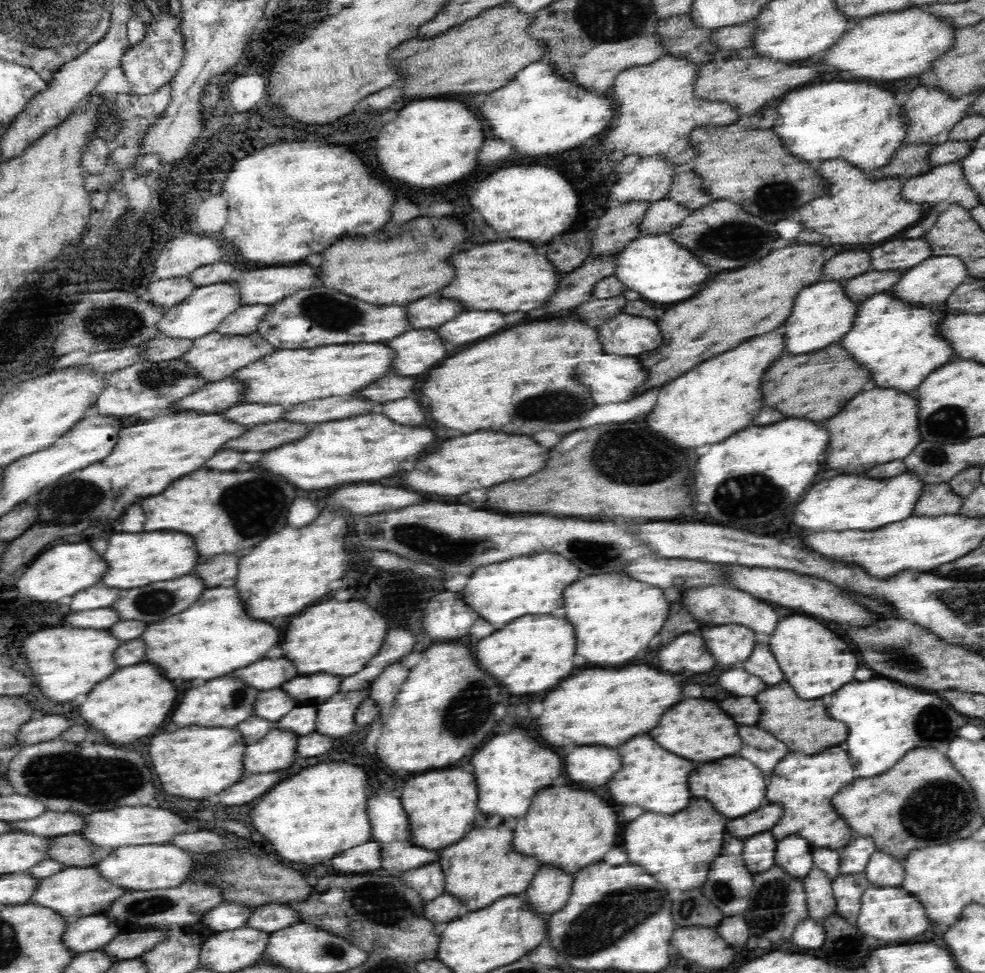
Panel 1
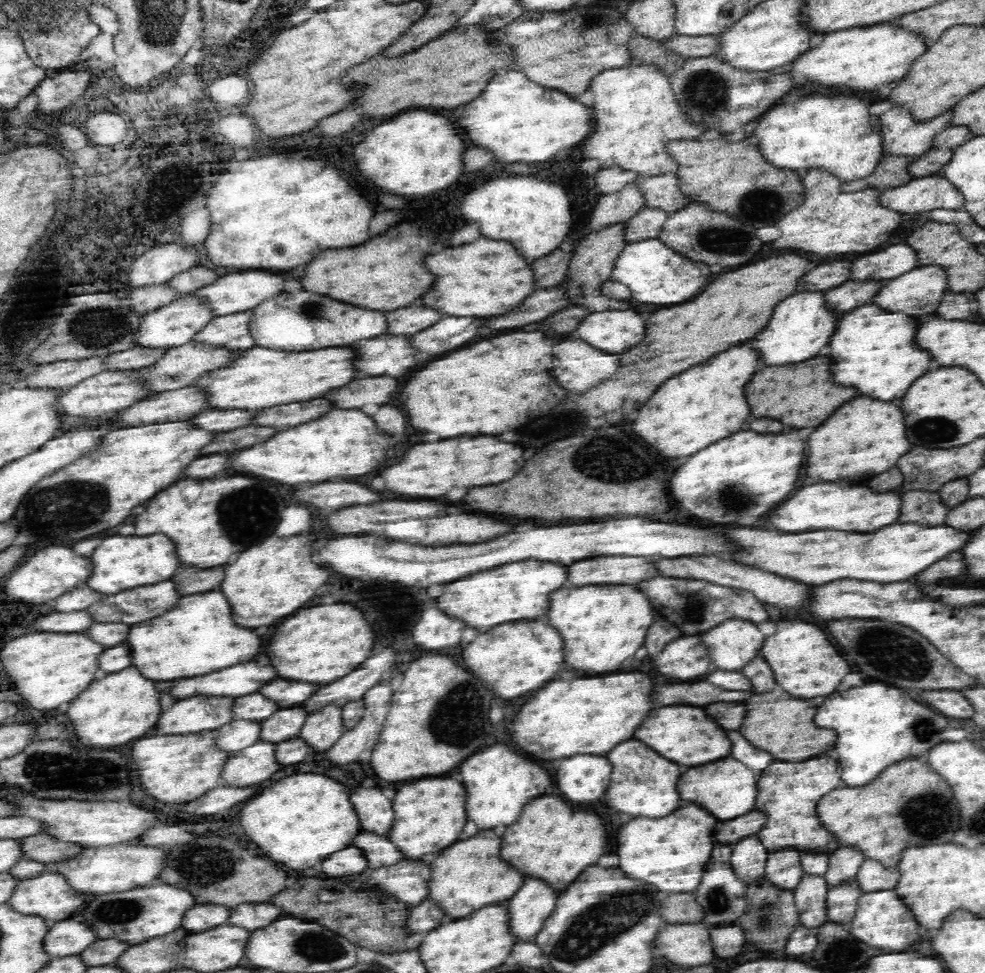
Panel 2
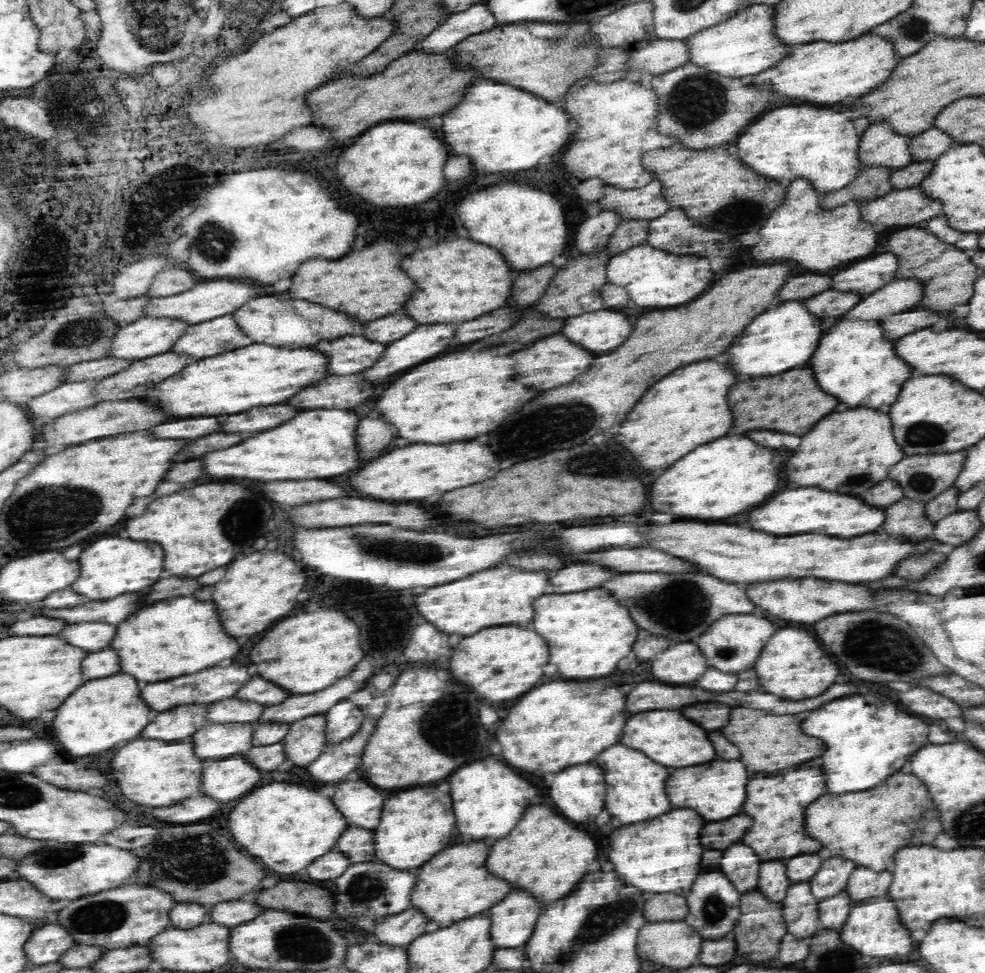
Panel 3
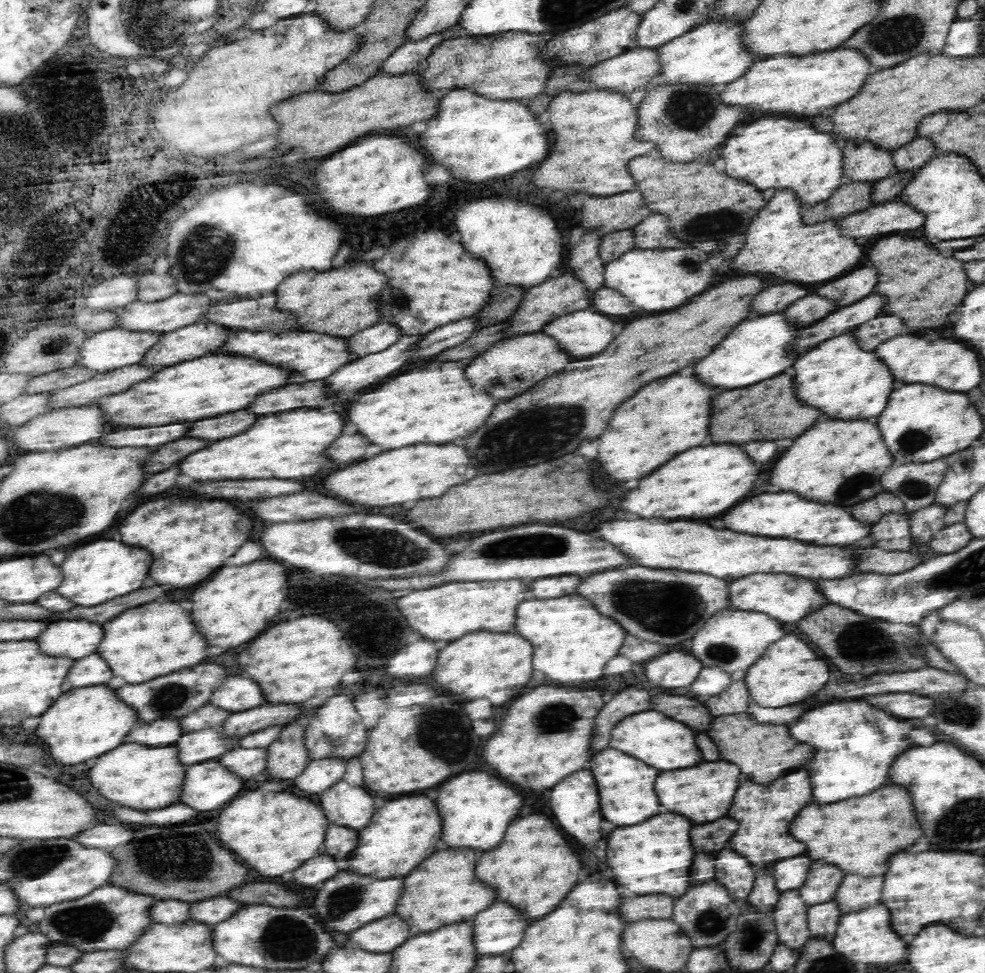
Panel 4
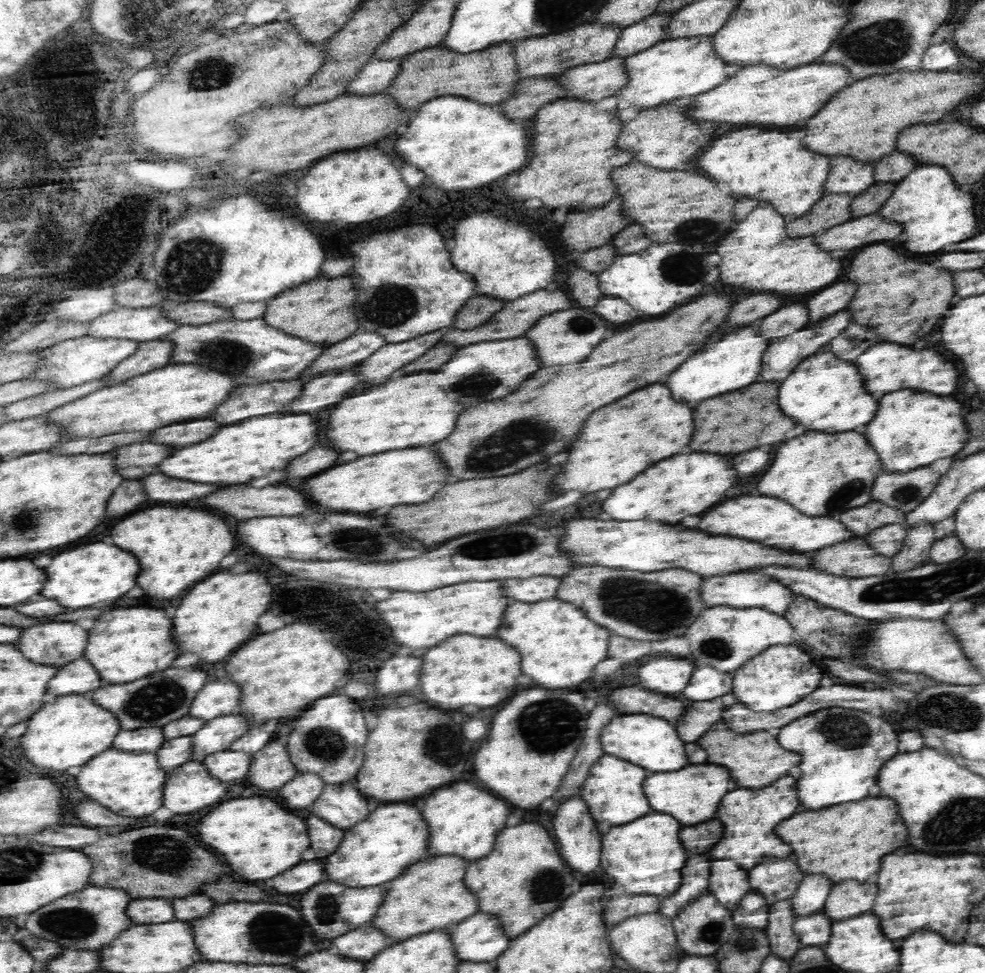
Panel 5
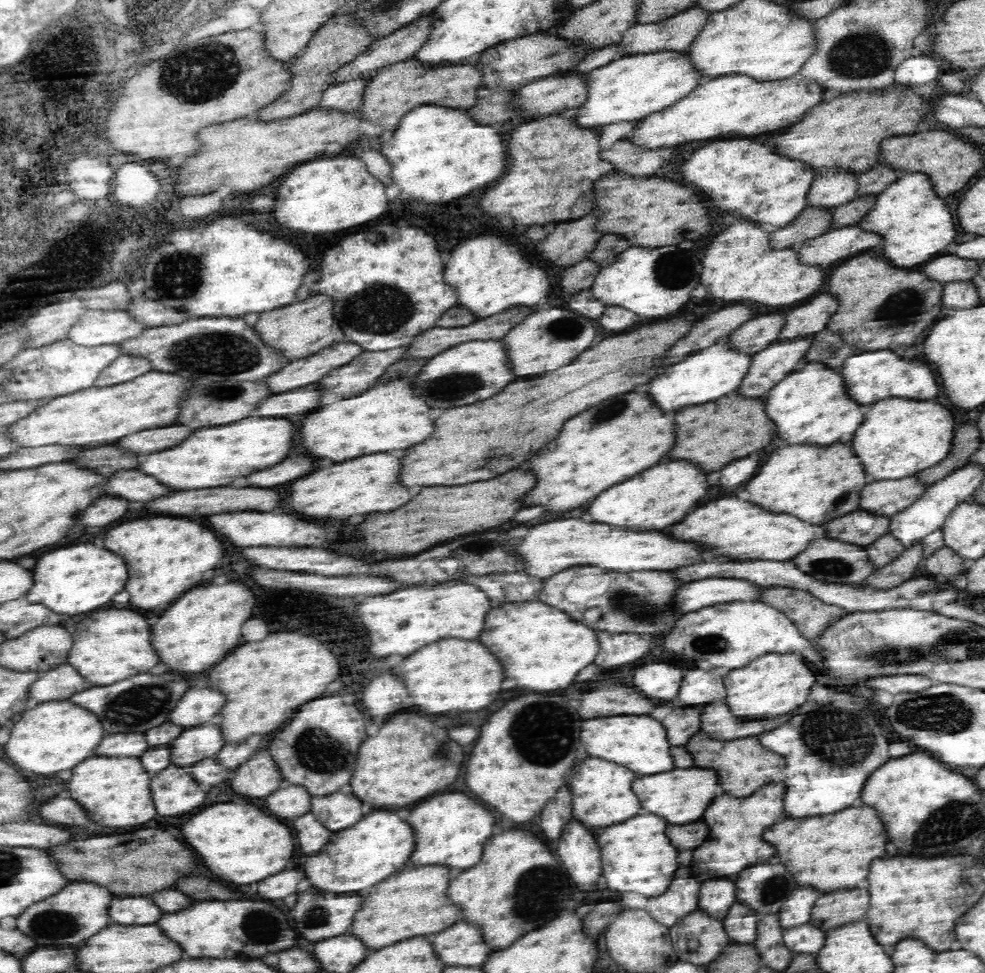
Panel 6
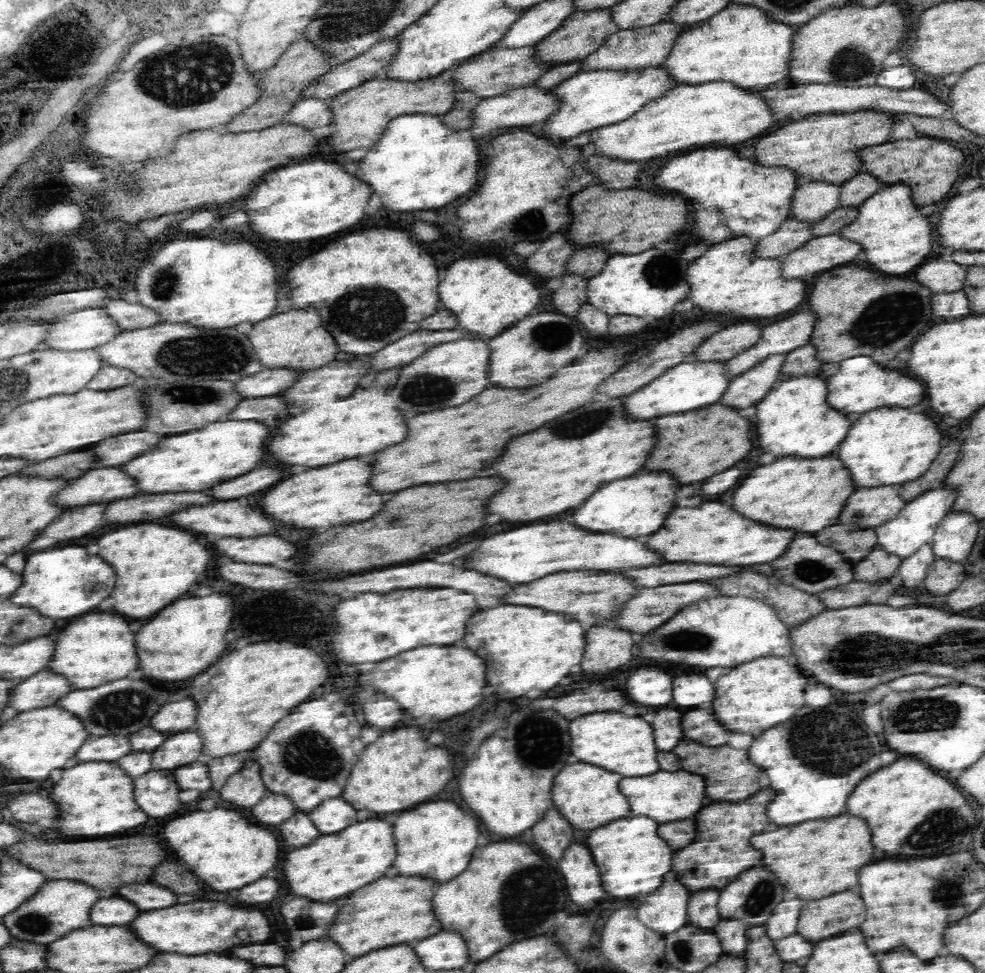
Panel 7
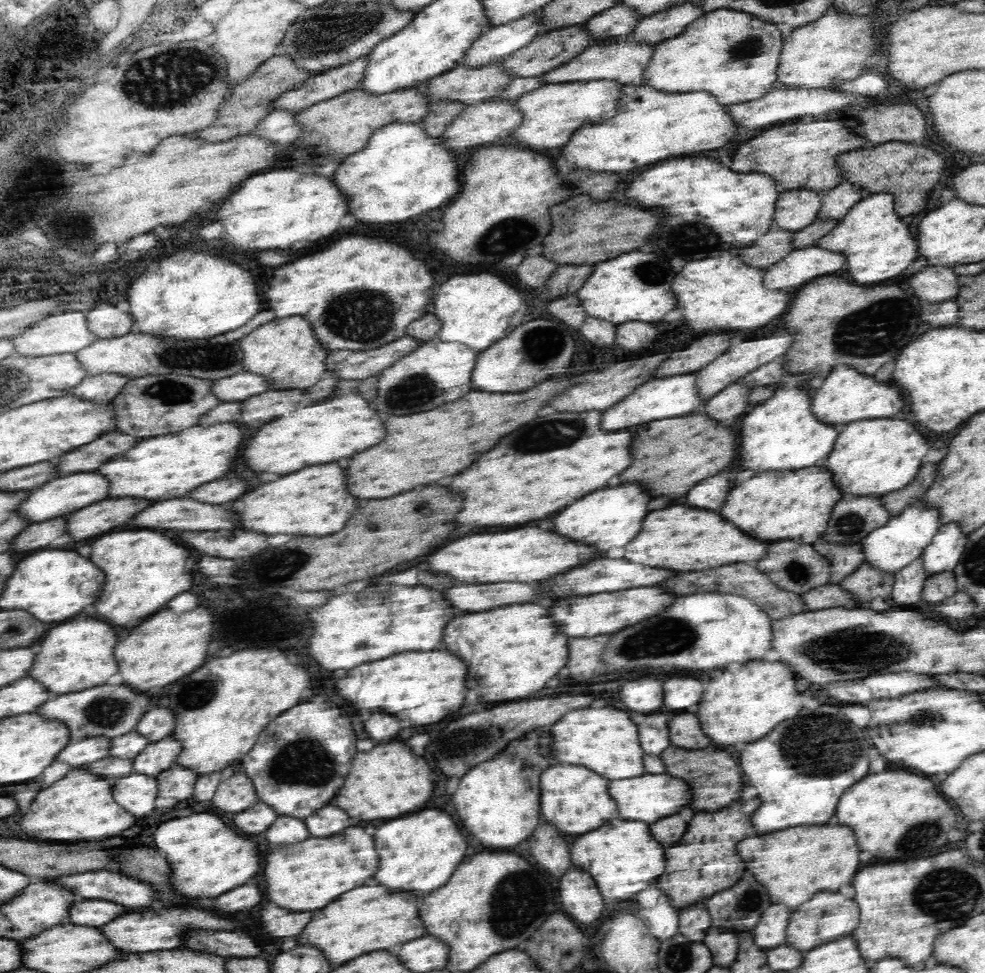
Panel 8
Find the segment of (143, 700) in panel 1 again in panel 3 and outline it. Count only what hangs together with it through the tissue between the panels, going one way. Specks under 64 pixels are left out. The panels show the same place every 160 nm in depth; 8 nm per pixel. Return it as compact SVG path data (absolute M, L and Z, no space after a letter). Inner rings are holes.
M114 674L110 678L86 682L68 696L56 712L54 734L60 746L72 756L88 756L132 740L146 728L146 722L150 722L150 710L146 710L142 698L138 698L138 682L126 678L126 674Z

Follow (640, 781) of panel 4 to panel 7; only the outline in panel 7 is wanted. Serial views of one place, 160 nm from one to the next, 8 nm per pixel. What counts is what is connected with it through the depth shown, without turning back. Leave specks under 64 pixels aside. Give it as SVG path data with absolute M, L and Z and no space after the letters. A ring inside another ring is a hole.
M584 762L568 764L556 776L552 788L554 806L572 826L582 830L596 830L598 826L612 822L614 818L626 818L630 814L630 810L626 810L626 798L618 794L620 780L622 778L618 778L618 774L610 774L608 770L598 770L598 766L590 766Z

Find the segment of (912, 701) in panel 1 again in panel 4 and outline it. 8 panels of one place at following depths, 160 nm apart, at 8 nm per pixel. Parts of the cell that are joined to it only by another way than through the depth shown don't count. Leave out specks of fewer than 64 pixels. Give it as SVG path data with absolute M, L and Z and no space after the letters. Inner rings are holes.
M864 700L832 702L808 710L792 728L790 734L798 742L808 742L816 748L814 764L808 766L812 780L814 802L832 804L852 796L868 794L886 784L886 770L898 754L912 748L912 724L896 720L886 712L872 708Z

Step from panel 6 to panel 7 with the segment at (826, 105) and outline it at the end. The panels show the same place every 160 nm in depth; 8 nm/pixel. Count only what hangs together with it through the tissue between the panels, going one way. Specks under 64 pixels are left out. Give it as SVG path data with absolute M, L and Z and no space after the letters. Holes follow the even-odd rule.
M859 110L849 113L812 114L804 120L782 126L770 134L759 136L754 150L756 165L778 166L794 172L795 178L808 176L811 182L824 182L841 186L854 175L863 173L862 163L858 160L858 150L867 146L884 144L890 134L895 113L882 111Z

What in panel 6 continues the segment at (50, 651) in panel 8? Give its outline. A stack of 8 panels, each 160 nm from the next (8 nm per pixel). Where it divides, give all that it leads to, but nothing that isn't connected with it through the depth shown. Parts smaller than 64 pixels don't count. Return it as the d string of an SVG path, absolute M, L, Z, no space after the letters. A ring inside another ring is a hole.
M122 608L92 612L88 618L82 620L82 624L78 624L68 664L72 664L90 686L108 686L110 682L150 672L158 664L158 658L154 658L154 650L150 650L148 620L134 610Z

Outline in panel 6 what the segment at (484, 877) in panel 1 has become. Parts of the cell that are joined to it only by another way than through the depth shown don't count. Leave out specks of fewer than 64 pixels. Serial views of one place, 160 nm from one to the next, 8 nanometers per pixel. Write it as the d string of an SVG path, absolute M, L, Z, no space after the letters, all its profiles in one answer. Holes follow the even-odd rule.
M424 866L422 870L404 868L392 874L378 882L378 886L372 886L352 922L352 934L368 948L380 950L406 938L446 930L446 926L454 924L454 906L446 906L446 886L450 880L450 870L442 870L442 866Z

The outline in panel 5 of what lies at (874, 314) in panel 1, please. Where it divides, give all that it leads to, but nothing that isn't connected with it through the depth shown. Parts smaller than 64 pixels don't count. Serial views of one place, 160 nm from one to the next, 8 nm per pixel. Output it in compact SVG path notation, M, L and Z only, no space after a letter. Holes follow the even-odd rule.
M828 347L805 358L780 383L778 404L782 412L806 430L846 432L864 426L874 418L874 406L878 406L879 399L864 394L863 382L861 378L858 382L858 370L854 368L854 361L838 359Z

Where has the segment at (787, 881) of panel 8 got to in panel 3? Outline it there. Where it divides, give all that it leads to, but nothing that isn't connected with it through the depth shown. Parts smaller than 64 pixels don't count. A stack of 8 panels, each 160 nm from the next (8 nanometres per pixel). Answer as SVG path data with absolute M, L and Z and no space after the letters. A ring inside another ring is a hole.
M902 772L862 794L842 794L842 798L830 798L830 794L820 796L806 808L806 830L812 838L820 840L832 856L854 860L858 866L870 870L886 870L894 864L898 848L932 844L942 832L938 830L938 818L934 818L934 810L930 810L930 798L926 798L922 782ZM896 824L906 824L916 830L916 834L896 834Z

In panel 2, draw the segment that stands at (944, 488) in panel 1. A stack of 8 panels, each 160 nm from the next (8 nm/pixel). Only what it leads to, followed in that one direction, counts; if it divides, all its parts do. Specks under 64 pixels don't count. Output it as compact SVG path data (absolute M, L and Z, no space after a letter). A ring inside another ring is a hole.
M909 490L902 494L900 523L916 523L924 527L940 526L946 522L949 508L942 504L938 491Z

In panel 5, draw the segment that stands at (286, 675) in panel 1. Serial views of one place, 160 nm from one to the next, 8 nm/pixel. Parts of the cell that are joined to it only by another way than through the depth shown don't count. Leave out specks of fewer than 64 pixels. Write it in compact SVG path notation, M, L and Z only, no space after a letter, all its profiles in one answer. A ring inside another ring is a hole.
M192 666L168 668L162 672L154 672L150 676L138 678L134 682L98 688L94 696L90 692L86 696L94 698L98 706L114 712L122 730L136 730L136 728L148 728L148 726L162 727L174 719L188 715L188 708L196 692L200 692L206 682L208 682L208 674L204 670L196 670ZM120 696L128 696L128 698L120 702Z

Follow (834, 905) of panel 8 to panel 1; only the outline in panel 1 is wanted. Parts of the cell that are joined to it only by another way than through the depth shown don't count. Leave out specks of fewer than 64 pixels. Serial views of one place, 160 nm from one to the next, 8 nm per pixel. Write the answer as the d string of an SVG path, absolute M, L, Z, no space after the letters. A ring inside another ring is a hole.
M877 850L871 854L865 873L872 885L898 887L903 882L904 866L900 860Z

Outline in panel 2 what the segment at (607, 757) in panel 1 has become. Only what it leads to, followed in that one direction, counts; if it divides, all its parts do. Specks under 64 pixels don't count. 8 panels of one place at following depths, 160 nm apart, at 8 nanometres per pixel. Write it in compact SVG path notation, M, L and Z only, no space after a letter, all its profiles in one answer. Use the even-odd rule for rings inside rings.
M574 756L566 758L556 770L556 784L564 794L564 800L576 806L588 806L584 802L598 800L610 784L610 762L606 756Z

